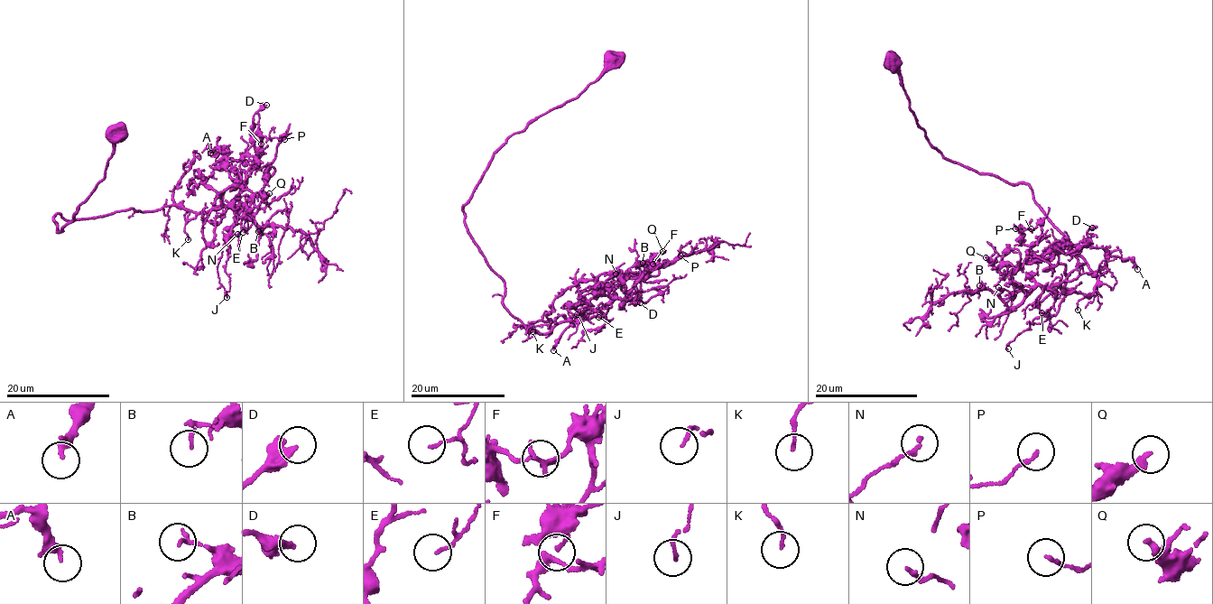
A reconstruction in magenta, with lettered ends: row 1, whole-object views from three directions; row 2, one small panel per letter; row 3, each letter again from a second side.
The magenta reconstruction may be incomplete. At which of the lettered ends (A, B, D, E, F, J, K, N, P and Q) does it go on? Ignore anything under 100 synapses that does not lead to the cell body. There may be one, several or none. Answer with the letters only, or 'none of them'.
none of them

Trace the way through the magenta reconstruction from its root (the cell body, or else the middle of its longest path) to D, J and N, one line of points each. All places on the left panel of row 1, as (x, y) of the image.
D: (115, 130), (106, 177), (57, 231), (57, 213), (242, 207), (231, 203), (259, 151), (254, 117), (266, 105)
J: (115, 130), (106, 177), (57, 231), (57, 213), (246, 201), (228, 240), (226, 297)
N: (115, 130), (106, 177), (57, 231), (57, 213), (199, 213), (237, 200), (237, 234)

